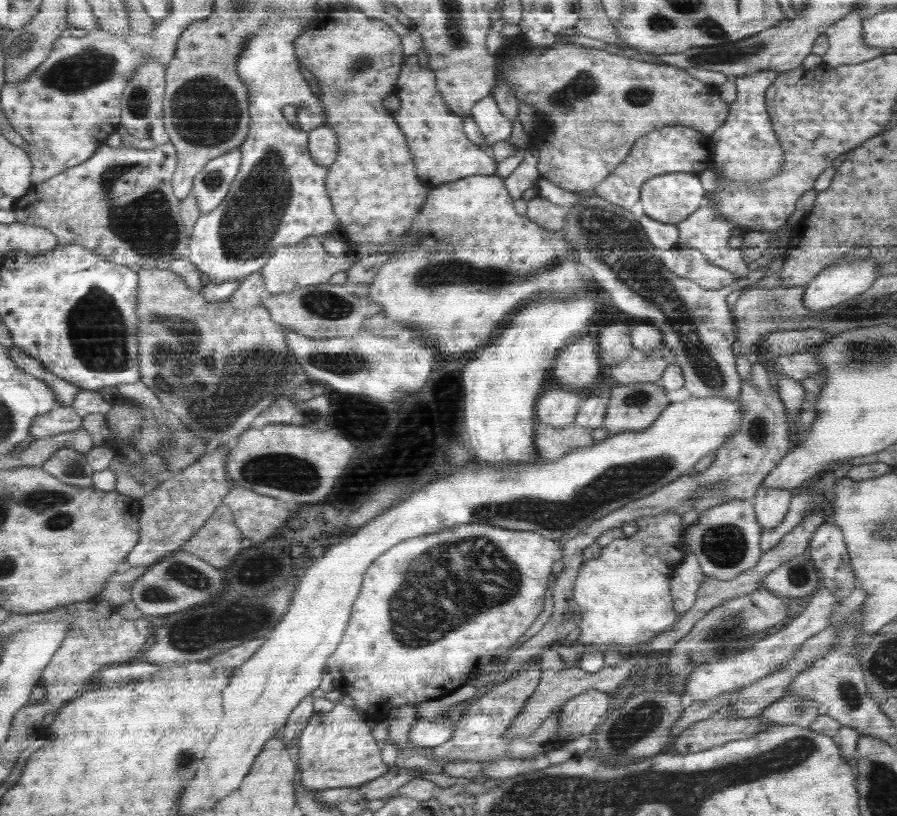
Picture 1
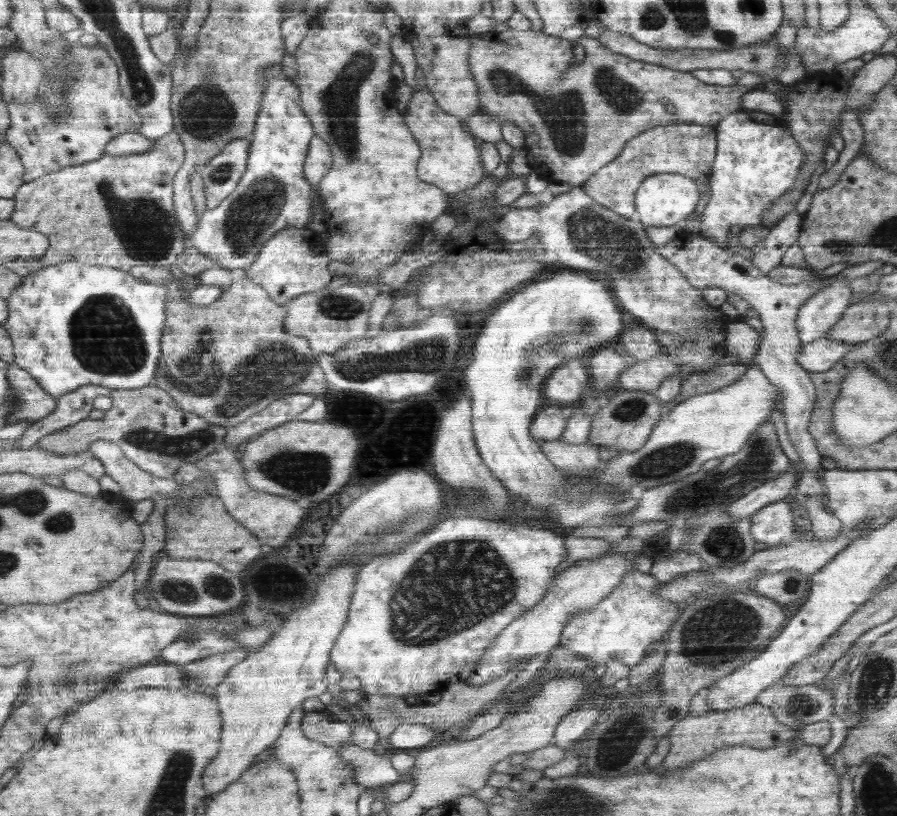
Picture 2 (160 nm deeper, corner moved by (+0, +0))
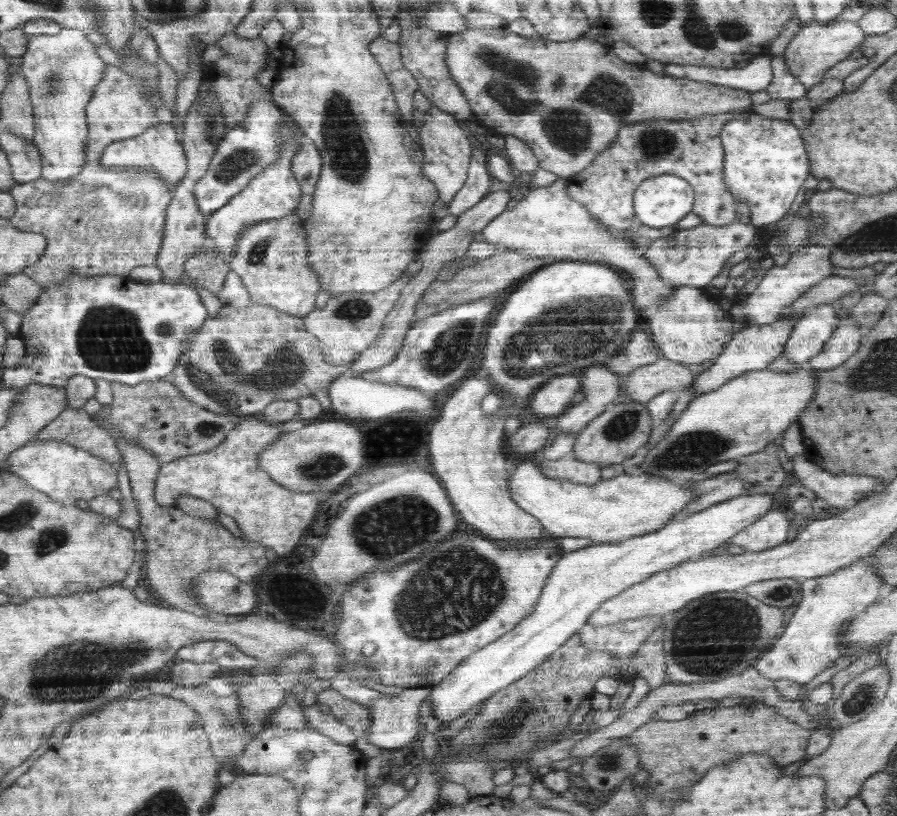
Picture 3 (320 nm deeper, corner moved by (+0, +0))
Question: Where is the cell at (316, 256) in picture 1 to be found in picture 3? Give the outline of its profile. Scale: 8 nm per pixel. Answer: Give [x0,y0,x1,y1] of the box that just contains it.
[230,212,320,317]

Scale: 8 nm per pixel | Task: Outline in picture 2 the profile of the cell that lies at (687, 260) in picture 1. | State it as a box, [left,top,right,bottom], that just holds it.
[656,234,843,539]

